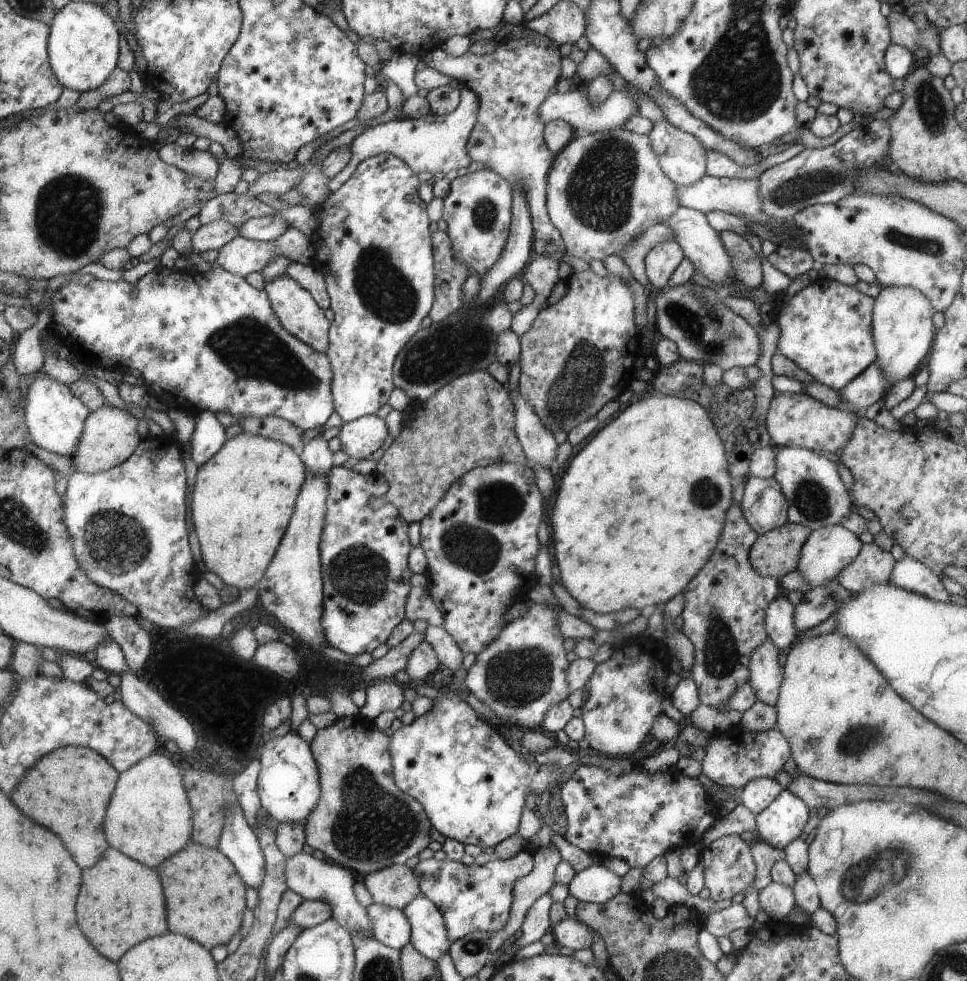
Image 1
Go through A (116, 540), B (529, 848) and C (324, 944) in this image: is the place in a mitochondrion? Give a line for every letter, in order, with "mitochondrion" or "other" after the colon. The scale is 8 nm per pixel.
A: mitochondrion
B: other
C: other

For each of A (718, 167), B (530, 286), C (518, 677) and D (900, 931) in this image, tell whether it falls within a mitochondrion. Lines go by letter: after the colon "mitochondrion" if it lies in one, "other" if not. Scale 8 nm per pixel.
A: other
B: other
C: mitochondrion
D: other

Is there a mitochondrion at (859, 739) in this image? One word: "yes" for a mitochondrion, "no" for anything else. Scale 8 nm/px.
yes

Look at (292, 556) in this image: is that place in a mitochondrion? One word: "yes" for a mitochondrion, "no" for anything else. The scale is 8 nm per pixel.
no

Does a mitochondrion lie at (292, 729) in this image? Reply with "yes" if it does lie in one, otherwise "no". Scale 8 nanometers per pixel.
no

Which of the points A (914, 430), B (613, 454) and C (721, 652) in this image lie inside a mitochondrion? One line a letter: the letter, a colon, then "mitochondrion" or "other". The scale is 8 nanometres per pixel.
A: other
B: other
C: mitochondrion

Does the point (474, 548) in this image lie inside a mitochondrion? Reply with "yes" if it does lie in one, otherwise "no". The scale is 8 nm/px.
yes

